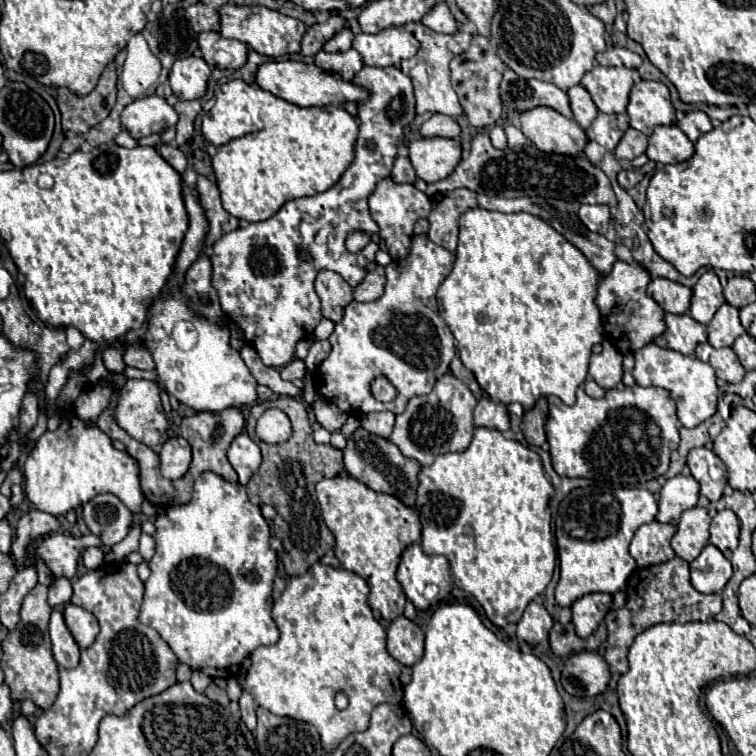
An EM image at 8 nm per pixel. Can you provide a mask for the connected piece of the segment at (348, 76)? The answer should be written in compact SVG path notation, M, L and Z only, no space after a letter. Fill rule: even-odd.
M349 49L343 53L319 51L315 55L315 65L319 65L323 71L331 71L331 73L341 75L345 81L351 81L353 75L363 67L363 59L355 49Z

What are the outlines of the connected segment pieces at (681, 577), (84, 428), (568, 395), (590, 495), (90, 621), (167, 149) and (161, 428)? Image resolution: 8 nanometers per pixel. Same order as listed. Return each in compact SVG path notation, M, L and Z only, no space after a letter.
M673 557L661 565L647 569L637 569L627 583L627 603L623 609L613 609L607 613L607 649L605 661L611 671L627 673L627 651L633 639L643 633L647 627L657 623L689 623L689 621L707 621L721 611L721 595L703 595L693 589L689 581L689 563L681 557Z
M65 413L63 423L57 431L47 431L35 443L35 449L25 461L25 495L27 499L45 513L55 517L65 515L69 509L85 505L89 499L101 493L117 495L131 513L141 513L141 487L139 467L133 457L117 451L111 439L95 425L85 425L77 415Z
M469 209L461 215L459 219L459 245L455 251L455 265L453 271L447 275L447 279L441 283L437 291L437 301L441 303L443 309L443 319L447 321L451 333L457 339L457 349L463 365L475 375L479 381L481 389L493 399L501 401L505 405L509 403L521 403L525 411L529 411L537 397L547 397L547 395L557 395L565 405L573 405L575 401L575 391L577 387L585 381L587 371L589 371L589 357L591 357L591 347L599 341L603 341L603 323L599 309L595 305L595 295L599 287L599 273L593 269L593 265L585 259L585 255L573 247L561 233L557 233L549 223L543 219L529 215L529 213L499 213L499 211L487 211L487 209Z
M577 481L577 487L559 503L555 515L555 537L557 537L557 555L561 565L561 579L555 589L555 601L559 607L571 607L579 597L595 591L617 593L625 589L627 577L637 569L633 557L629 555L629 543L633 533L643 525L651 523L657 515L657 501L653 493L641 487L631 489L601 489L595 481Z
M71 603L63 609L63 613L65 613L65 623L69 625L69 631L71 631L73 639L79 643L79 647L81 649L89 647L99 633L97 619L89 611L85 611L77 605L71 605Z
M165 143L165 145L161 145L159 147L159 153L161 153L161 157L173 167L173 169L177 169L183 177L185 177L185 169L187 169L187 157L177 149L177 147L173 147L171 143Z
M127 379L125 385L117 391L117 405L113 409L113 421L127 431L133 439L137 439L143 445L157 445L161 435L167 431L167 417L165 411L161 407L161 399L159 399L159 387L155 381L147 381L147 379Z

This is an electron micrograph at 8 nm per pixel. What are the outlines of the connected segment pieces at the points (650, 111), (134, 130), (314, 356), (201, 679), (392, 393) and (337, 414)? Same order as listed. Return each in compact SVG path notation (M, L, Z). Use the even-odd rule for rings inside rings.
M639 81L631 89L627 113L631 127L651 135L655 125L673 125L675 109L669 101L669 89L659 81Z
M159 95L141 97L127 105L121 113L121 125L129 131L133 139L141 139L151 133L161 133L169 127L175 127L175 123L175 109Z
M325 339L325 341L315 341L309 349L309 355L305 359L305 365L307 365L307 371L315 371L317 365L329 355L329 349L331 349L331 343Z
M193 671L191 685L193 685L199 693L203 693L203 691L207 689L207 685L209 685L209 683L213 683L213 679L211 679L209 675L205 675L205 673L201 673L201 671Z
M377 375L371 381L371 393L375 393L375 399L383 401L383 403L393 401L397 397L397 389L393 387L393 383L385 375Z
M315 399L315 401L313 401L313 411L315 411L317 421L319 421L321 425L325 423L325 427L327 427L331 433L341 431L343 423L345 423L345 419L347 419L345 413L341 413L335 405L329 405L329 401L325 401L325 399Z

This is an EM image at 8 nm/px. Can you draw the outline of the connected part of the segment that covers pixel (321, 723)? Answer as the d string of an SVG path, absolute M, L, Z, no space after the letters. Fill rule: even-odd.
M323 563L311 565L307 573L289 579L285 591L273 603L273 621L281 633L281 639L271 647L257 647L251 653L251 667L247 671L243 691L251 693L257 705L275 715L311 723L319 731L325 751L335 751L349 733L365 731L375 705L399 705L403 699L403 685L399 683L403 665L387 653L387 631L373 617L367 597L369 585L357 573L333 569ZM337 691L345 691L349 697L349 707L343 711L339 711L333 703Z

